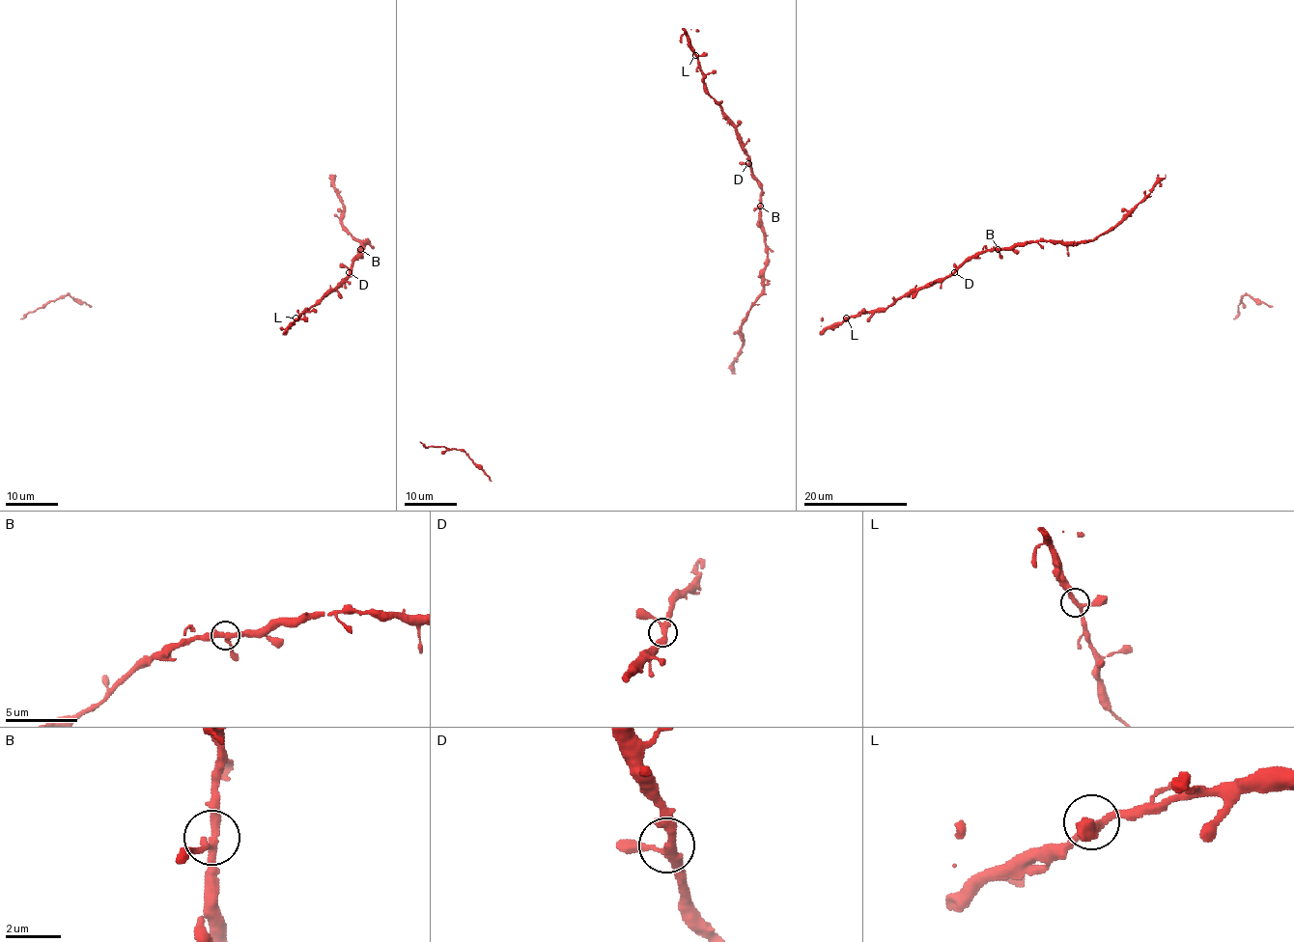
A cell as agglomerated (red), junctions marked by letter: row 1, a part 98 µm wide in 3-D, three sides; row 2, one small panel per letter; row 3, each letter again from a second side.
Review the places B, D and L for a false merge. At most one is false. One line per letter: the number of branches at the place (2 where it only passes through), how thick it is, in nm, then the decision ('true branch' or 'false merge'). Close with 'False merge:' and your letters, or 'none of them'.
B: branches 3; calibre 280 nm; true branch
D: branches 3; calibre 280 nm; true branch
L: branches 3; calibre 260 nm; true branch
False merge: none of them

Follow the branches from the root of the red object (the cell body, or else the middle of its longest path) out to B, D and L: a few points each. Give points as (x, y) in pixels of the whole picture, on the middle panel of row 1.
B: (741, 348), (741, 324), (763, 289), (767, 244), (760, 206)
D: (741, 348), (741, 324), (763, 289), (763, 268), (767, 258), (765, 233), (760, 218), (761, 186), (748, 163)
L: (741, 348), (741, 324), (763, 289), (767, 244), (760, 218), (761, 186), (733, 122), (708, 93), (695, 55)

